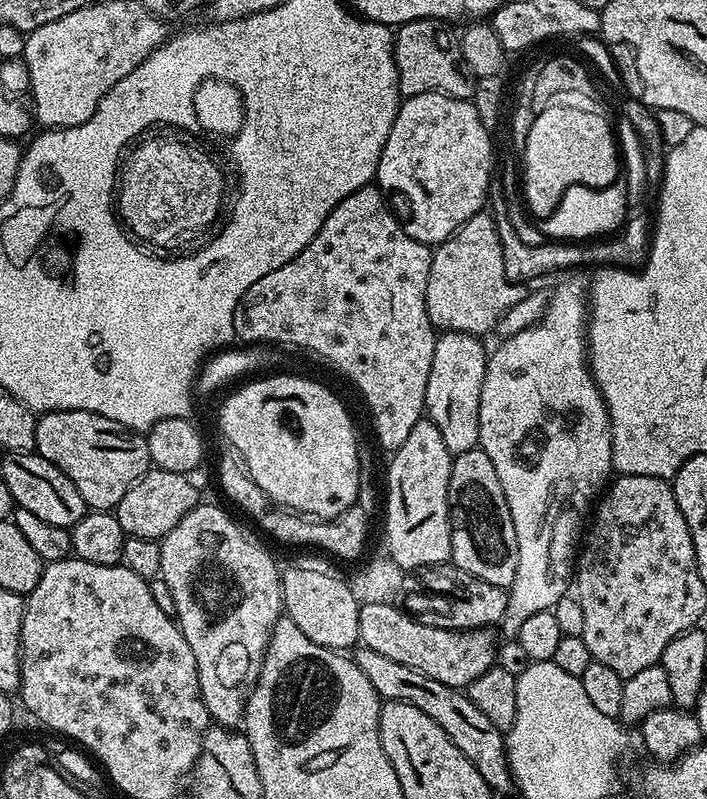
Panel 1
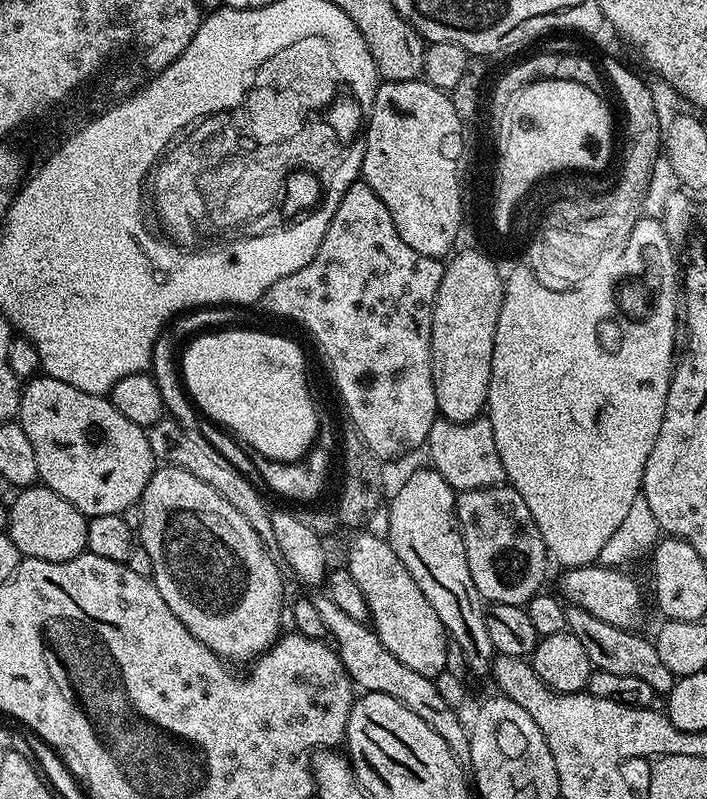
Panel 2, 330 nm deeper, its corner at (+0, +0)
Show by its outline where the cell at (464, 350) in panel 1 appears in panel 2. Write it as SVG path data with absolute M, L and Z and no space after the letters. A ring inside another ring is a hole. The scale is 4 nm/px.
M481 414L468 422L450 422L438 418L434 426L430 426L430 434L426 441L426 449L431 467L436 469L442 478L457 493L494 488L503 485L506 470L502 466L502 458L498 458L498 445L494 443L494 426L490 426L487 415Z

